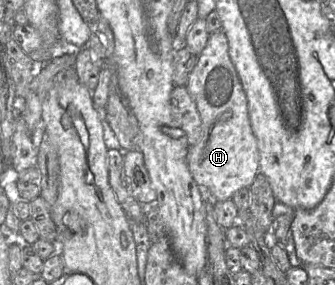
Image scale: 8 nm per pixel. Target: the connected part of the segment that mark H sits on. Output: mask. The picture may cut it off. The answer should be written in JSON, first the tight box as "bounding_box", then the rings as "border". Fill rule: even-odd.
{"bounding_box":[185,30,259,202],"border":[[[222,30],[210,34],[185,86],[195,101],[202,122],[199,141],[190,146],[188,150],[188,167],[197,185],[206,187],[216,202],[231,200],[236,191],[241,188],[249,188],[259,172],[259,152],[249,120],[248,103],[240,79],[229,57],[228,48],[227,37]]]}

